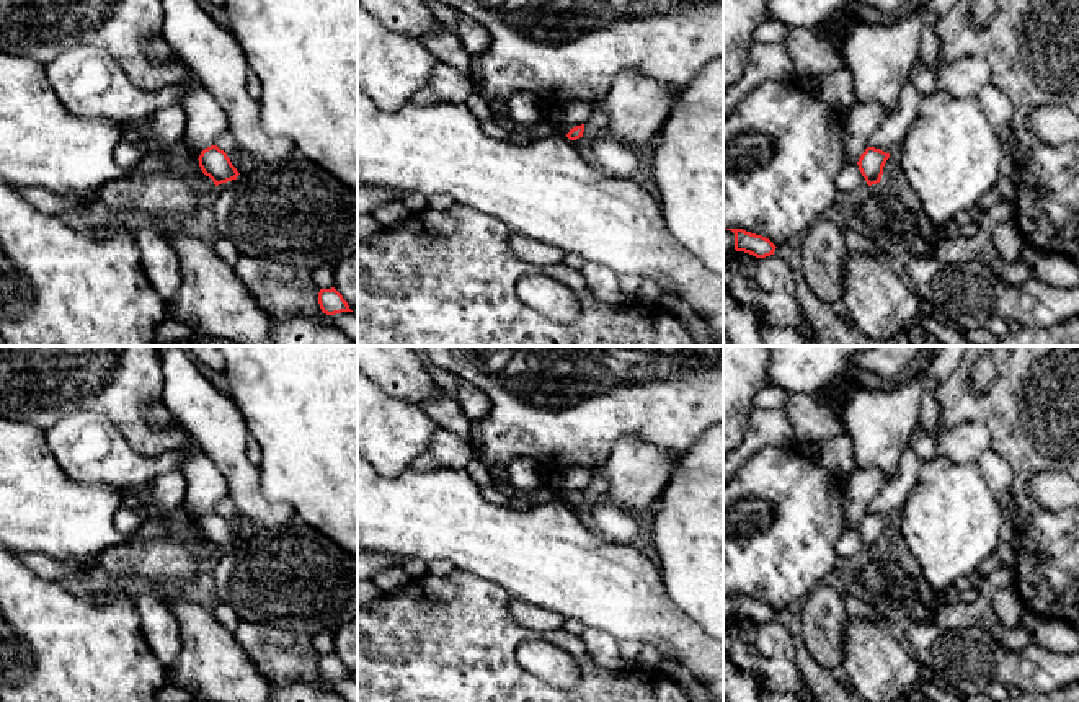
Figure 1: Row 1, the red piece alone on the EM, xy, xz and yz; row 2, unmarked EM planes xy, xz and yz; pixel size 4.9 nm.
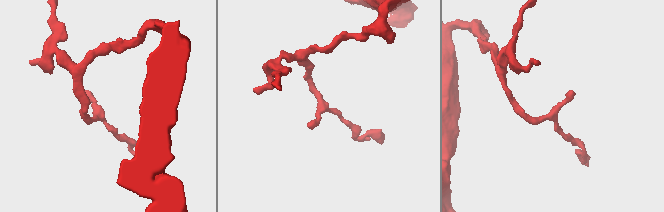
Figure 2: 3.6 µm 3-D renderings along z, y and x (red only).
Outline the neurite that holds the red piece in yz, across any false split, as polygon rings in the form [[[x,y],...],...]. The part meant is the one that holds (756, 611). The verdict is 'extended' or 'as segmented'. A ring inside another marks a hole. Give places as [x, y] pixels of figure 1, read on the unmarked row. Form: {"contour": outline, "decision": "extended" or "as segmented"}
{"contour": [[[726,594],[726,596],[731,596],[735,599],[736,617],[744,617],[756,624],[766,624],[774,620],[777,614],[769,604],[762,601],[756,601],[743,594]]], "decision": "as segmented"}

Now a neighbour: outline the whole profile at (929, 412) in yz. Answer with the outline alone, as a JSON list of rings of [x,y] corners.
[[[924,392],[921,398],[916,428],[922,428],[937,439],[944,434],[940,428],[940,403],[935,398],[934,392]]]

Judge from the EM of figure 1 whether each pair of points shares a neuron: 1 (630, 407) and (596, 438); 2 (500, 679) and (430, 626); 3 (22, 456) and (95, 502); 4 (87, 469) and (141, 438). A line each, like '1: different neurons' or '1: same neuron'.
1: same neuron
2: same neuron
3: same neuron
4: different neurons

